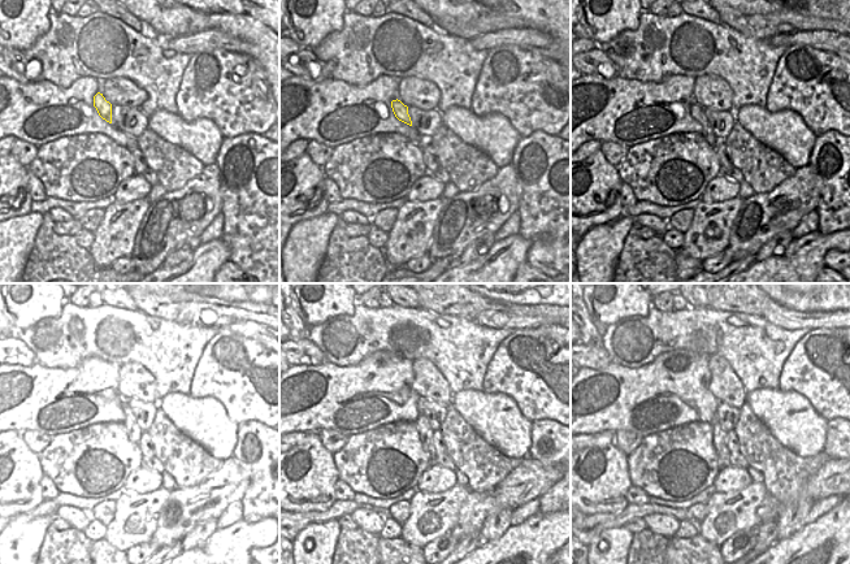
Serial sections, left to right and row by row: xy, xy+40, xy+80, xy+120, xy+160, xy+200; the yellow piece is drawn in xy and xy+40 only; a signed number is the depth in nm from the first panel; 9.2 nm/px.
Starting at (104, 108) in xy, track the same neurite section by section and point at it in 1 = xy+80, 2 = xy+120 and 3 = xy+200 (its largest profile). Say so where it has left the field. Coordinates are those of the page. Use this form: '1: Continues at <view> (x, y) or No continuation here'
1: Continues at xy+80 (695, 111)
2: Continues at xy+120 (133, 432)
3: Continues at xy+200 (719, 434)

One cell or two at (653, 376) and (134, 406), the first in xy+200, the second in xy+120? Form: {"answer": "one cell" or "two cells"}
{"answer": "two cells"}

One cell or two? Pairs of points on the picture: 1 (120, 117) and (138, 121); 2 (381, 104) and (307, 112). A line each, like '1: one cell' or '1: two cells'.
1: one cell
2: one cell

